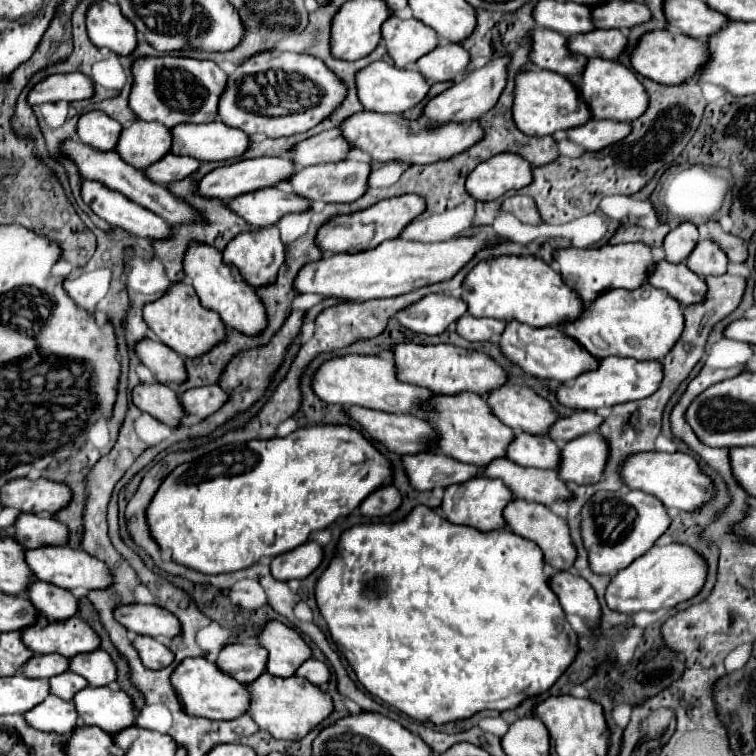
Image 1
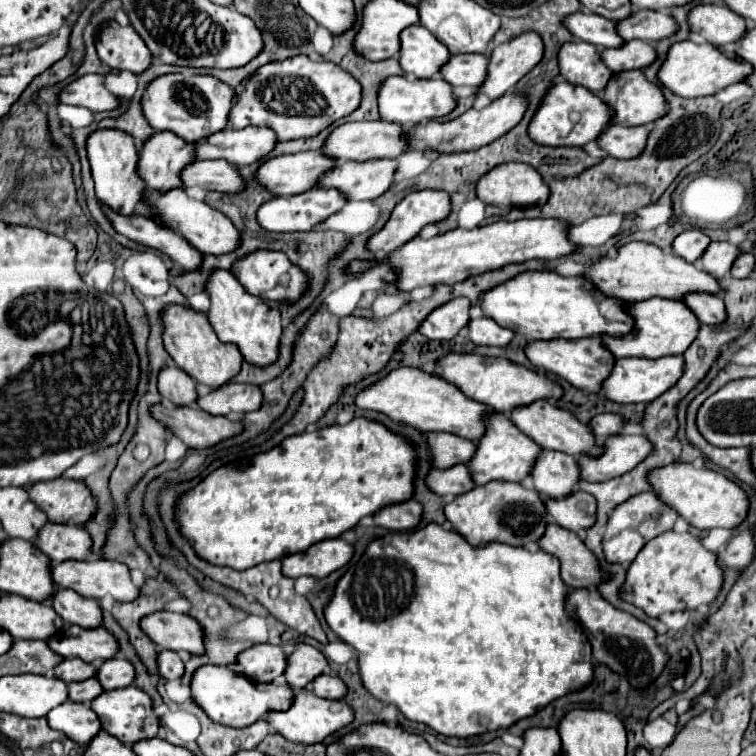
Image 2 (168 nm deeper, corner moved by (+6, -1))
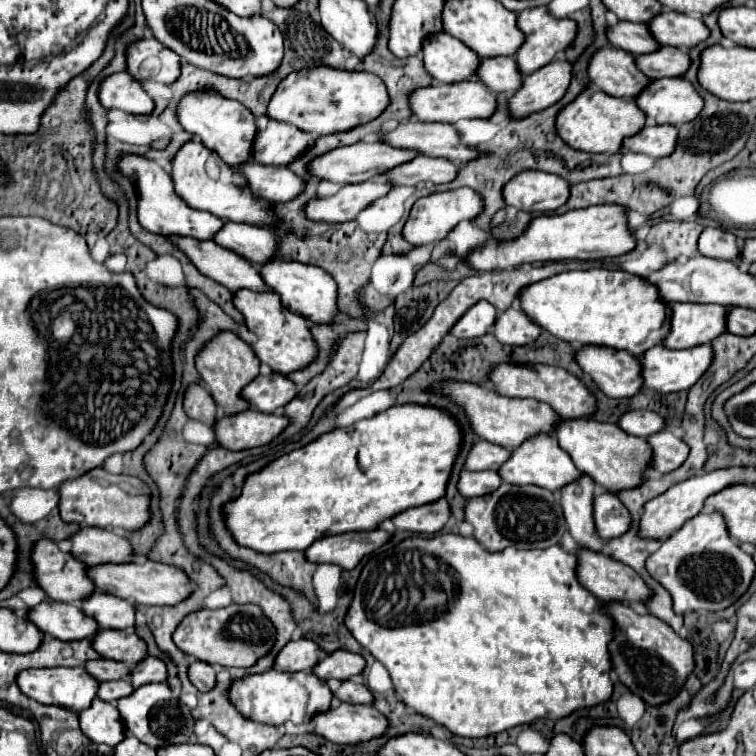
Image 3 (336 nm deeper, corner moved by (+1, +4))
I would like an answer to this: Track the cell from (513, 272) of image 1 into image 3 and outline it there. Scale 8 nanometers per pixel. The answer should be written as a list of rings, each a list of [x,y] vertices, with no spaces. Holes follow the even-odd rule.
[[[592,268],[592,270],[572,270],[544,282],[536,282],[536,286],[528,286],[524,294],[520,294],[522,310],[544,330],[554,334],[566,342],[578,342],[582,346],[606,346],[614,350],[628,350],[632,356],[642,356],[644,350],[658,346],[668,336],[672,306],[660,294],[652,282],[646,282],[642,276],[628,274],[624,270],[606,270],[606,268]]]

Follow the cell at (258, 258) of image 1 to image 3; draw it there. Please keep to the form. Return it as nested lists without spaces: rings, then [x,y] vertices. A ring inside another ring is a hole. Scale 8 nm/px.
[[[280,258],[280,262],[268,262],[268,266],[260,266],[260,274],[276,294],[280,292],[280,298],[288,310],[308,318],[312,324],[334,324],[334,318],[338,316],[338,286],[328,272],[316,266],[304,266],[300,262]]]

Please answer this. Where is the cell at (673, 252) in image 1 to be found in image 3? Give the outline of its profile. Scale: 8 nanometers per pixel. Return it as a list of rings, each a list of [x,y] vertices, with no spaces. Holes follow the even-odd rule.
[[[706,228],[700,236],[700,254],[720,260],[738,260],[740,246],[732,232],[724,228]]]

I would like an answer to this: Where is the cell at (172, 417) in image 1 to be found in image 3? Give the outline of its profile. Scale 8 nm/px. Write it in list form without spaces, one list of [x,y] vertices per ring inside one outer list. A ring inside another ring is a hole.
[[[246,410],[234,416],[220,418],[216,422],[218,444],[228,450],[248,450],[270,444],[290,424],[284,414],[264,414],[258,410]]]

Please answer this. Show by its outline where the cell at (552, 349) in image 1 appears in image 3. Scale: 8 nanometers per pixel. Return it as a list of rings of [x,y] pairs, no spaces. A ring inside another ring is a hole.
[[[584,346],[576,360],[610,398],[632,398],[644,390],[642,364],[624,350]]]

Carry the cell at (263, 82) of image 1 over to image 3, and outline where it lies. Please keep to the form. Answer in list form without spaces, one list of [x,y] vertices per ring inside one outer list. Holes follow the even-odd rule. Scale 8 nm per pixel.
[[[324,66],[316,70],[292,72],[272,96],[268,116],[272,120],[290,122],[304,132],[328,136],[336,132],[348,132],[378,118],[388,108],[388,104],[390,96],[386,84],[376,74],[362,70],[328,70],[328,66]]]

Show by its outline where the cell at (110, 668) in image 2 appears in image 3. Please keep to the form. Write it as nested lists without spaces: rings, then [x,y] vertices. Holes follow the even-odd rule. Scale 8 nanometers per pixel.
[[[148,656],[144,658],[144,662],[140,662],[140,666],[132,666],[132,686],[138,688],[142,684],[150,684],[150,682],[166,682],[168,680],[168,668],[160,658]]]

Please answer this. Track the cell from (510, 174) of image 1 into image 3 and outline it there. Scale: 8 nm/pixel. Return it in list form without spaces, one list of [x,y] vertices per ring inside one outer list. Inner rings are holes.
[[[526,170],[504,186],[504,200],[524,212],[554,212],[570,198],[570,184],[556,176]]]

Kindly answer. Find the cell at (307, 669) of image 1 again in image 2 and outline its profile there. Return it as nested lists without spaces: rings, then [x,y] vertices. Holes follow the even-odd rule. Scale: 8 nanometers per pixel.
[[[327,673],[317,675],[311,681],[311,685],[313,685],[315,695],[319,695],[323,699],[343,699],[347,693],[345,683],[337,675],[327,675]]]

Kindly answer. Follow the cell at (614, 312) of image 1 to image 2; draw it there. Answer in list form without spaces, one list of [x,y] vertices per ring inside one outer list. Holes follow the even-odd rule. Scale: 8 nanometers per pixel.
[[[651,297],[645,301],[629,303],[625,305],[625,313],[633,319],[633,329],[627,335],[613,337],[613,335],[601,335],[603,347],[613,353],[613,357],[647,357],[647,359],[659,359],[667,355],[683,355],[683,351],[691,345],[691,341],[697,335],[699,321],[691,313],[691,309],[673,299],[663,297]]]

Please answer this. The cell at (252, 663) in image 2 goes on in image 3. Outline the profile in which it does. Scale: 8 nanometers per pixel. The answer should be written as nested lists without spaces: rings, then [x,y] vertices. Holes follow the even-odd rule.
[[[292,640],[276,656],[276,668],[284,672],[310,672],[320,662],[322,648],[312,640]]]

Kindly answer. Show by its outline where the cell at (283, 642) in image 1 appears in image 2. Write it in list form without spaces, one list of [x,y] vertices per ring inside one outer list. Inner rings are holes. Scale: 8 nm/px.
[[[297,643],[293,653],[287,655],[287,667],[285,667],[285,681],[295,689],[303,689],[315,675],[321,675],[327,671],[327,659],[311,645]]]

